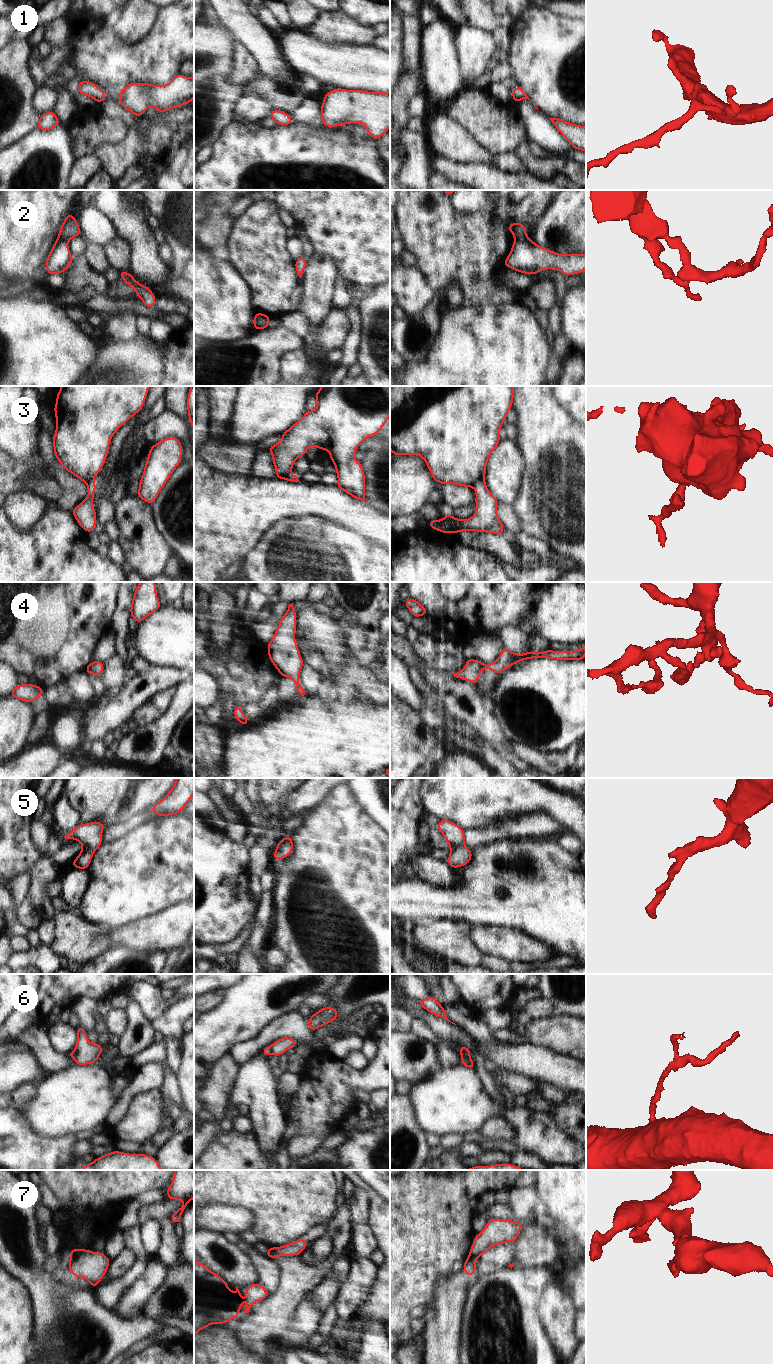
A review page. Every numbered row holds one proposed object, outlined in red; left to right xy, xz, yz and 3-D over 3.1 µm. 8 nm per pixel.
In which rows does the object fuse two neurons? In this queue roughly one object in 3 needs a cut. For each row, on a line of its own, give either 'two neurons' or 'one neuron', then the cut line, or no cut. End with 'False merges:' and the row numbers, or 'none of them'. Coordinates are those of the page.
1: one neuron; no cut
2: two neurons; cut in yz along (527, 237), (515, 240)
3: two neurons; cut in yz along (483, 477), (479, 477), (471, 486)
4: one neuron; no cut
5: one neuron; no cut
6: two neurons; cut in xz along (269, 1046), (271, 1053)
7: two neurons; cut in xy along (83, 1250), (71, 1257)
False merges: 2, 3, 6, 7

